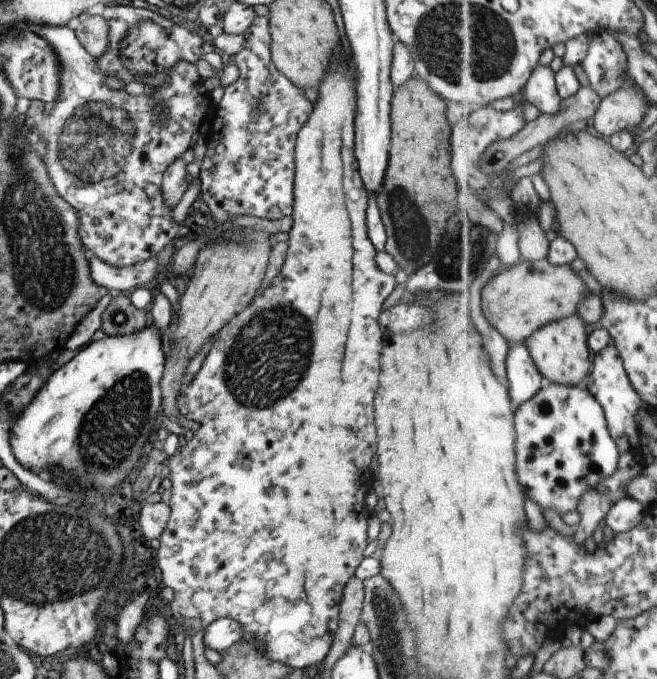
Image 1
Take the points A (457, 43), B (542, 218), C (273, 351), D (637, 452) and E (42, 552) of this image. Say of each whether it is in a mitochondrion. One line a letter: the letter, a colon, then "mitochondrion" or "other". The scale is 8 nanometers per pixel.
A: mitochondrion
B: other
C: mitochondrion
D: other
E: mitochondrion

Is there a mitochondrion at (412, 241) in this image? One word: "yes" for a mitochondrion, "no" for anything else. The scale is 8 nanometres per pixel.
yes

